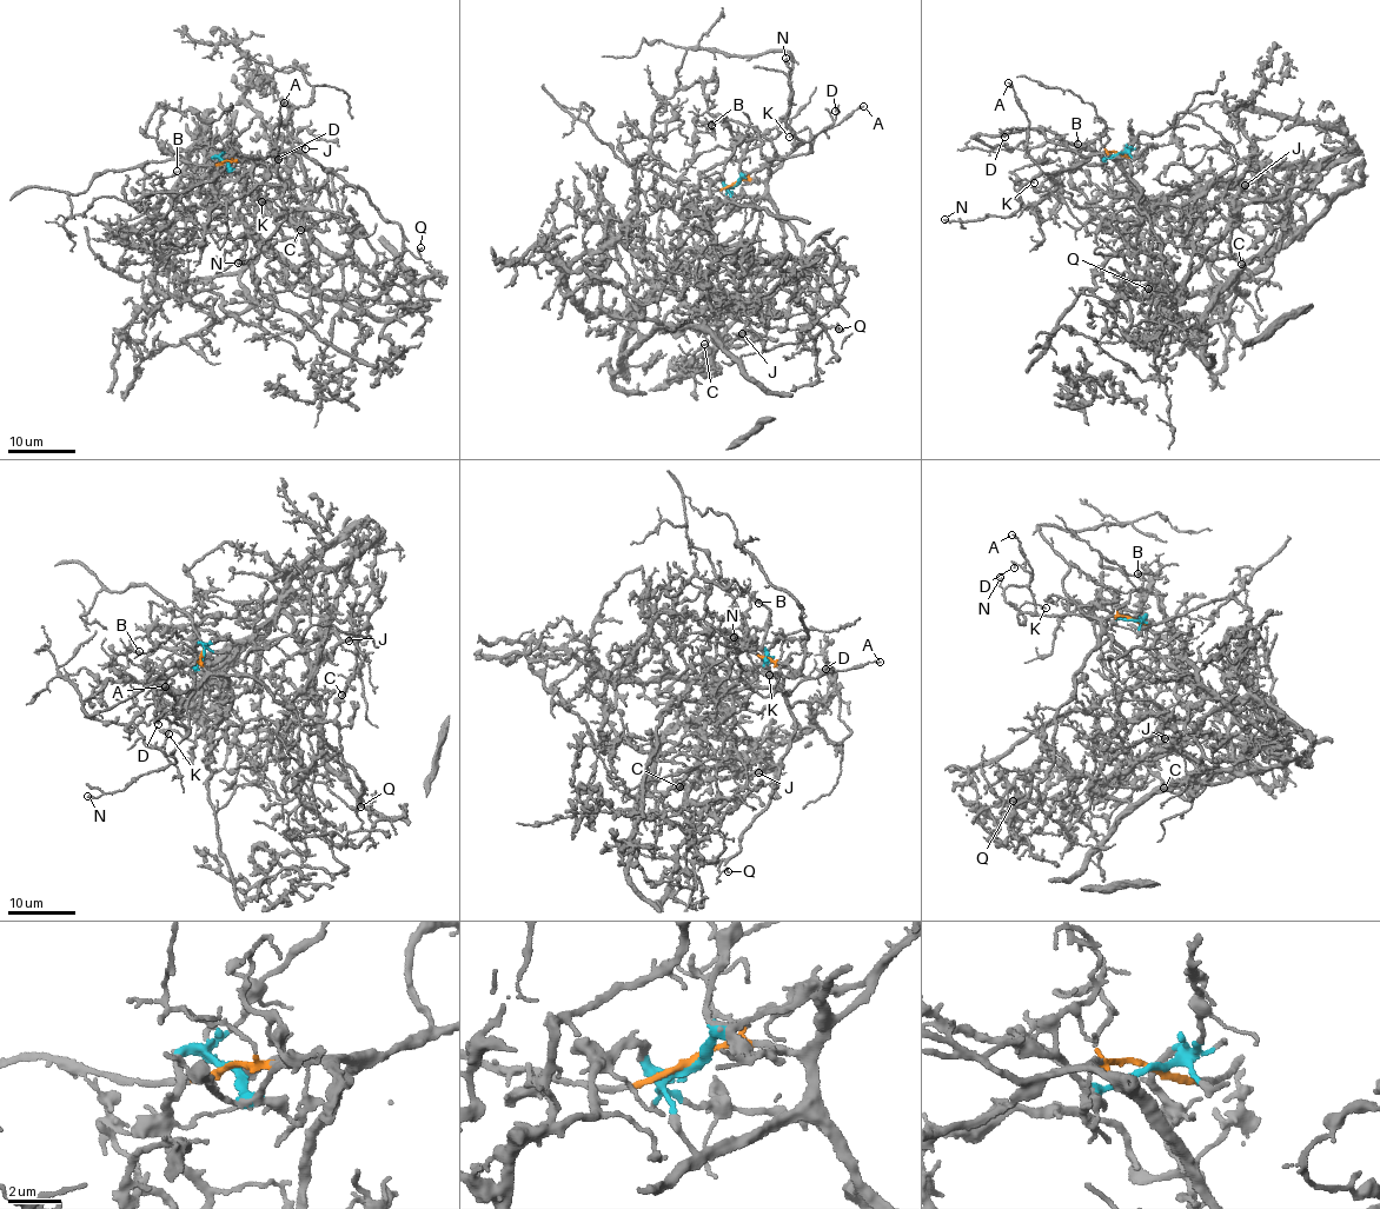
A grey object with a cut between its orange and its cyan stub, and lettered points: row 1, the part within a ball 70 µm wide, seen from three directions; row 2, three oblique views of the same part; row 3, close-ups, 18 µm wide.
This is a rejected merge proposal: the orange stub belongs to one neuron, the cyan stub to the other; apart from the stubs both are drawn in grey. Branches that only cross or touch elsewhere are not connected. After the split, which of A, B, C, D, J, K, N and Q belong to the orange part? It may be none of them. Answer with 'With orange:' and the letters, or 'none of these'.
With orange: A, D, K, N, Q

